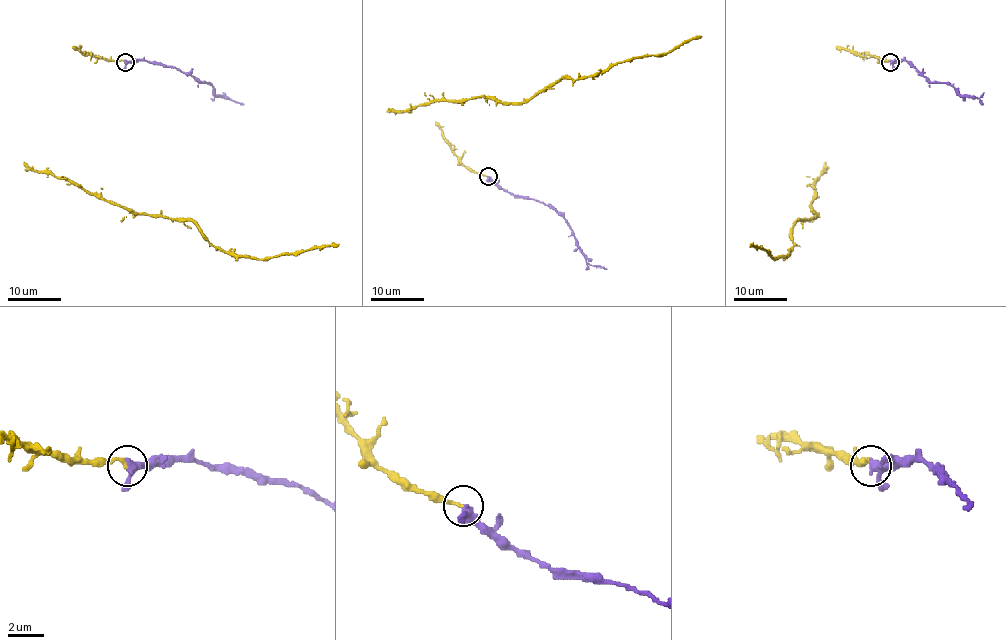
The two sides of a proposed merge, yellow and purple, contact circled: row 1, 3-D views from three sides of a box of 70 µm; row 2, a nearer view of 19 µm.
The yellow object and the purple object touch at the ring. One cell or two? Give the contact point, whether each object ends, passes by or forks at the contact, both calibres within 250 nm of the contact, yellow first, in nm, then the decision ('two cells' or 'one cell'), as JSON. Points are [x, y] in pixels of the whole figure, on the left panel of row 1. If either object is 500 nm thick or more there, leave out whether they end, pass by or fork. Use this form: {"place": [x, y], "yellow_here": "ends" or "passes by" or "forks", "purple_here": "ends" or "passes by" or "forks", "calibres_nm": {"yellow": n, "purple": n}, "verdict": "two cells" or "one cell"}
{"place": [125, 62], "yellow_here": "ends", "purple_here": "passes by", "calibres_nm": {"yellow": 240, "purple": 360}, "verdict": "one cell"}

